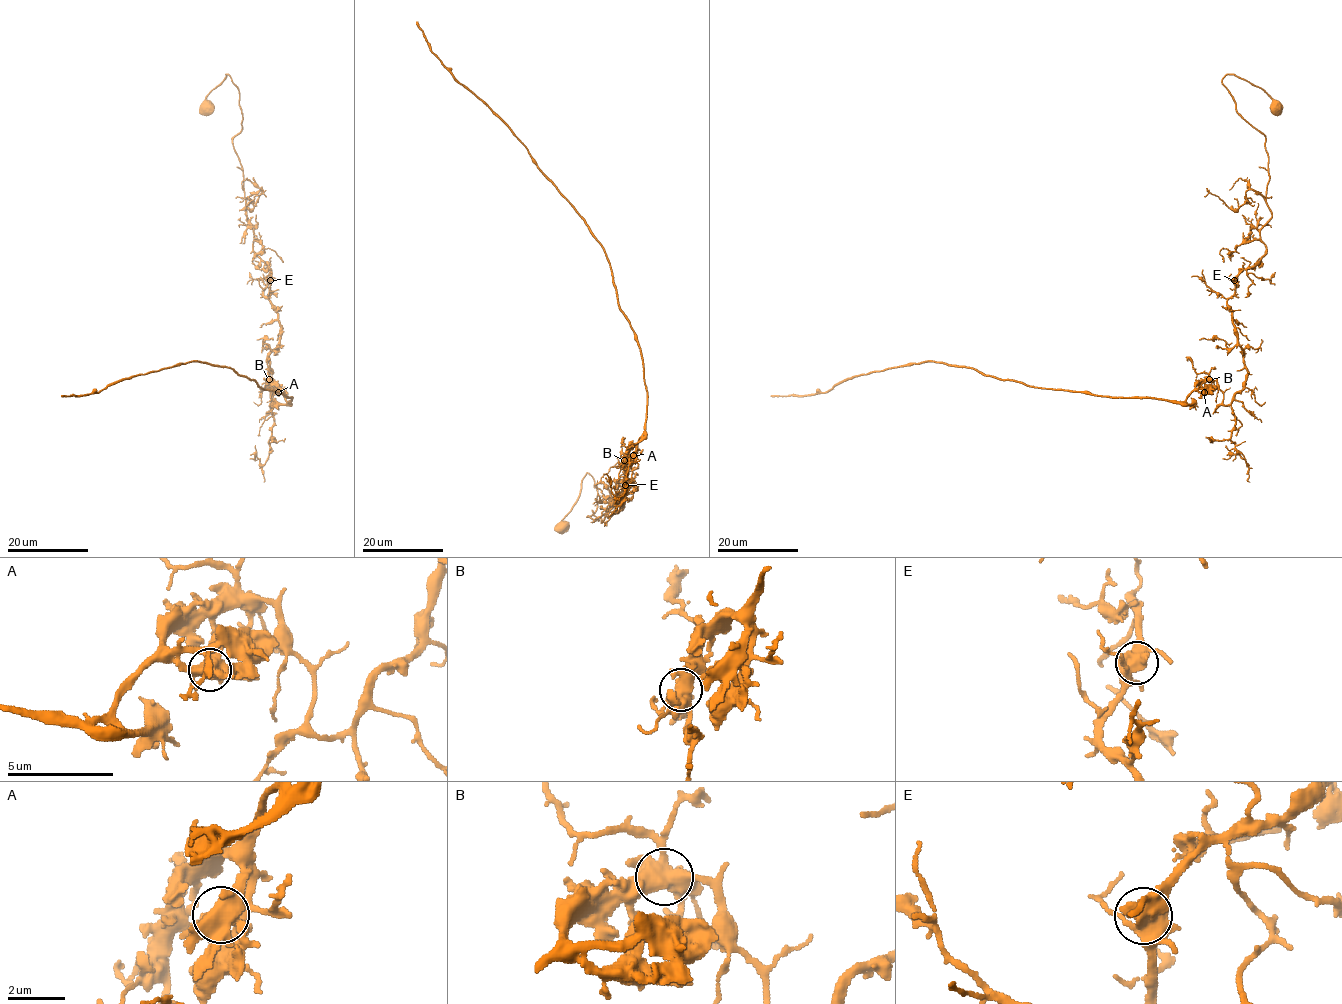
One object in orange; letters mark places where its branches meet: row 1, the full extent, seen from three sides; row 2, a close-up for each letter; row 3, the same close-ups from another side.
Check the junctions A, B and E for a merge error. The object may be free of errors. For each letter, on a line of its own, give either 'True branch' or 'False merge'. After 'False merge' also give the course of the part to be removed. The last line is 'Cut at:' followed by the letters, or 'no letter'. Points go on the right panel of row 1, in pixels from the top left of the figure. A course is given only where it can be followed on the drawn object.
A: True branch
B: False merge. Course of the part to remove: (1209, 379), (1183, 401), (1112, 397), (1035, 387), (975, 369), (921, 361), (854, 375), (827, 391), (770, 396)
E: True branch
Cut at: B

